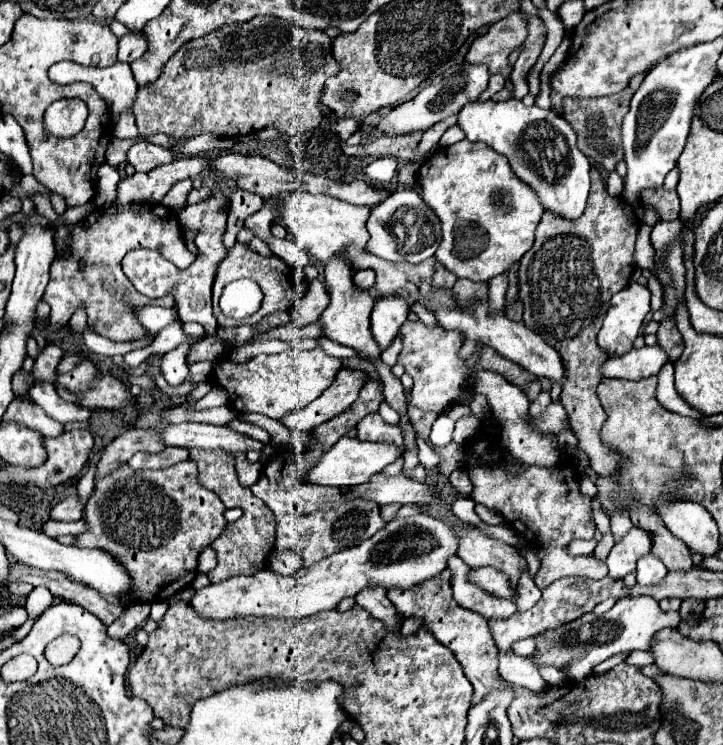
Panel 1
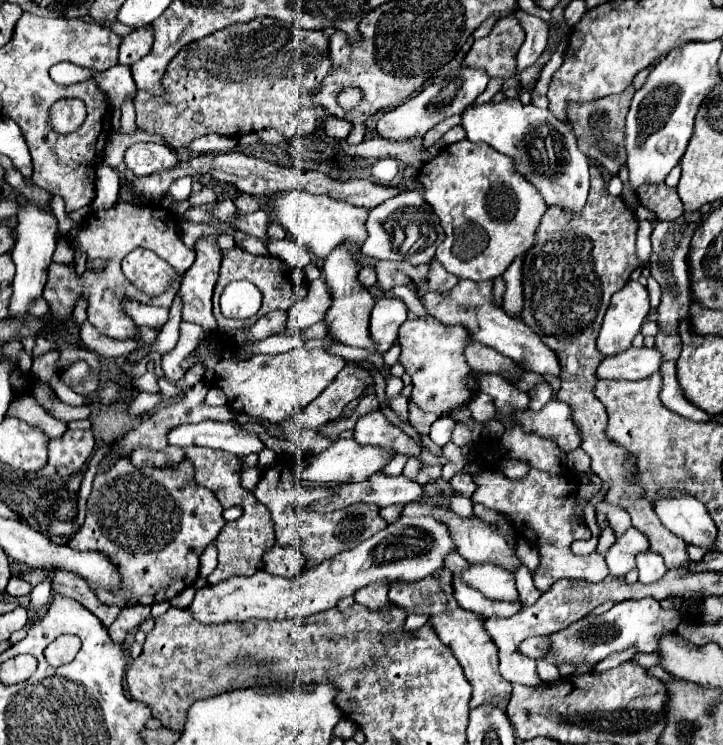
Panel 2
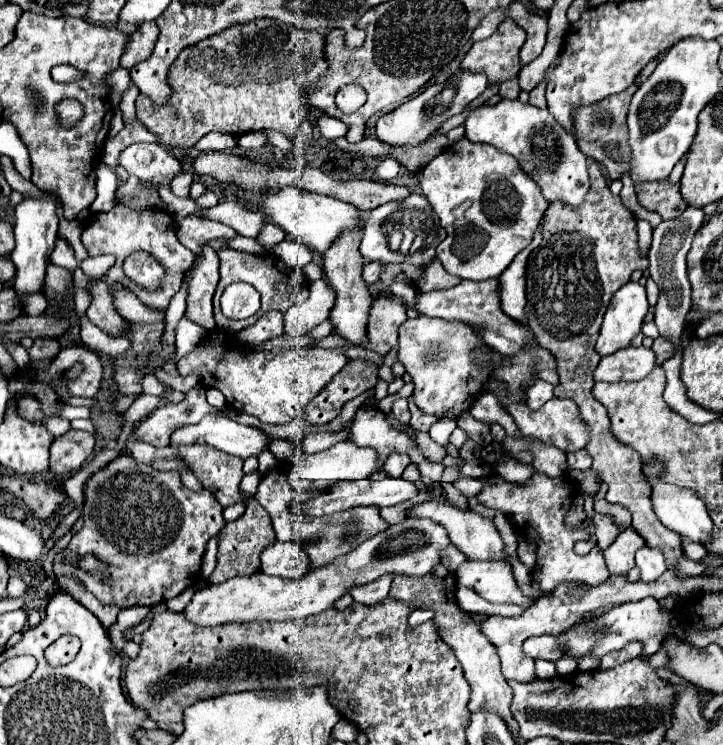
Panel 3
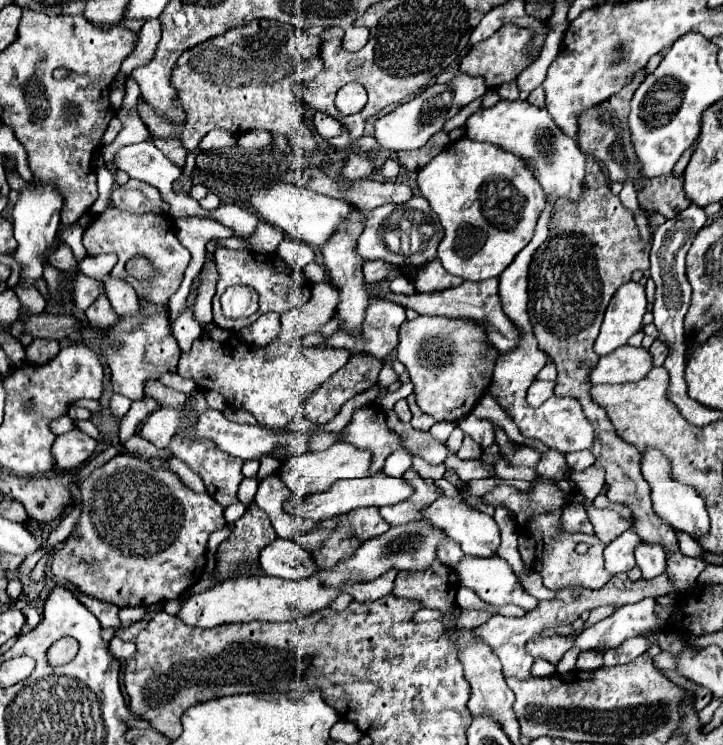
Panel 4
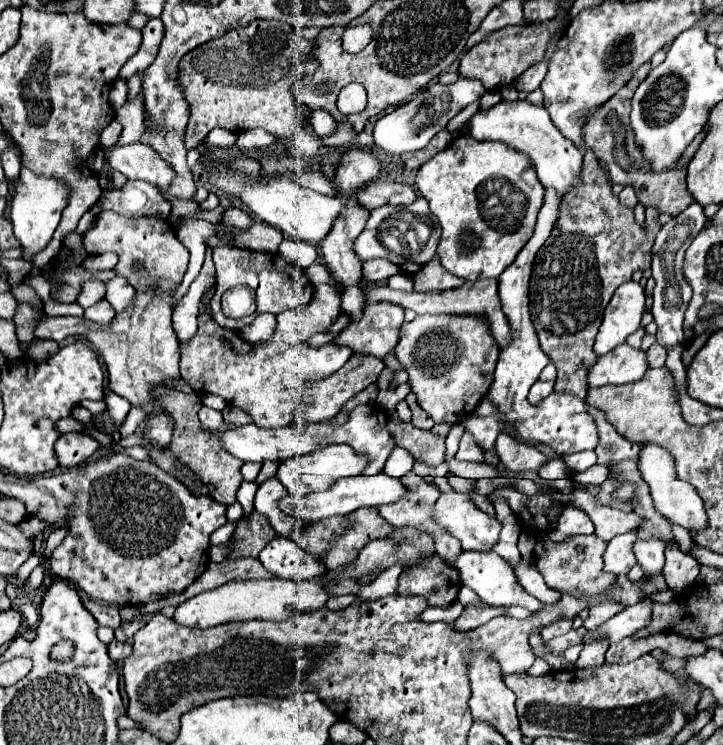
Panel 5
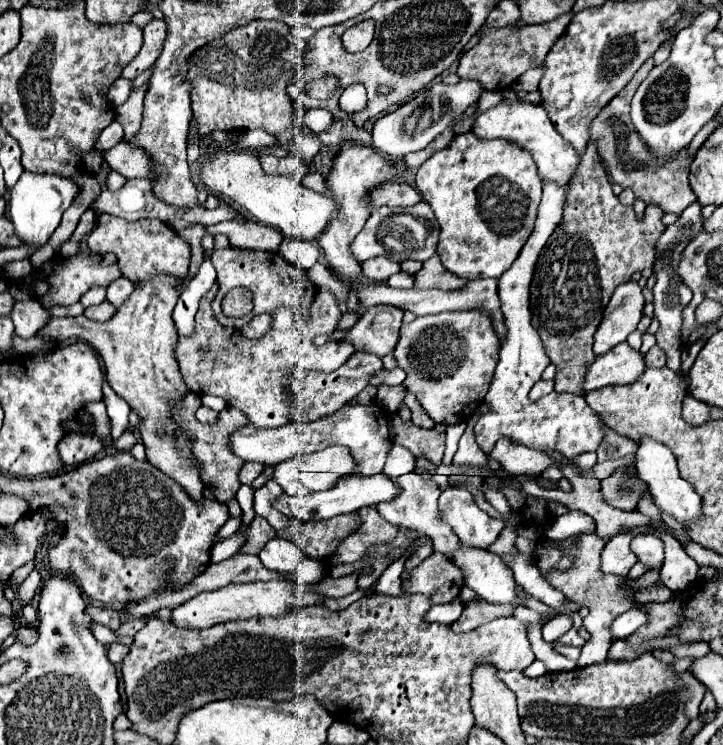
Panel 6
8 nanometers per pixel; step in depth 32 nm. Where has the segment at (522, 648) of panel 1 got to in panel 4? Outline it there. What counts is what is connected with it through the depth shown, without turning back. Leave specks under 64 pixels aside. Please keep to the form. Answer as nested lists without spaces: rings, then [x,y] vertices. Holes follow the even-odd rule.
[[[550,636],[550,638],[534,638],[526,644],[526,652],[532,654],[534,658],[544,658],[550,662],[558,662],[566,650],[572,648],[570,636]]]

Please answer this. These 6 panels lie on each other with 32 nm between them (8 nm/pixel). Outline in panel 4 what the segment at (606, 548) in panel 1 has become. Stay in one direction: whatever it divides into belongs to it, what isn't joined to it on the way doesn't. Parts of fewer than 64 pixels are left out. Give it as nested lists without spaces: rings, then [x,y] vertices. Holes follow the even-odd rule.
[[[594,506],[588,508],[588,516],[590,522],[594,524],[594,534],[598,540],[602,540],[602,544],[610,544],[612,538],[616,538],[620,532],[632,528],[632,518],[624,520],[620,518],[616,512],[612,510],[596,510]]]

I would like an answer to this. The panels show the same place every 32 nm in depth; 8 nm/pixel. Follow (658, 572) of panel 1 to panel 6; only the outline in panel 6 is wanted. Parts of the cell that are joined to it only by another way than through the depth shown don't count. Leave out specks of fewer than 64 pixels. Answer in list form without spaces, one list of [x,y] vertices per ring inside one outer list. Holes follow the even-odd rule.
[[[654,534],[636,536],[632,540],[632,552],[648,570],[658,570],[660,564],[664,564],[664,542]]]

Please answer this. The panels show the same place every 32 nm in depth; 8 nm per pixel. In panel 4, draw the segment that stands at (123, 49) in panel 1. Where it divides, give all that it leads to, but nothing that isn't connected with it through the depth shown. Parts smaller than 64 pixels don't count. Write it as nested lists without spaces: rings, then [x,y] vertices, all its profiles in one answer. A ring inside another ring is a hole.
[[[148,20],[144,22],[142,30],[136,34],[136,44],[132,48],[132,52],[124,58],[124,64],[122,64],[122,72],[126,76],[130,76],[130,72],[142,64],[148,64],[154,56],[154,50],[156,50],[156,44],[160,40],[160,22],[158,20]]]

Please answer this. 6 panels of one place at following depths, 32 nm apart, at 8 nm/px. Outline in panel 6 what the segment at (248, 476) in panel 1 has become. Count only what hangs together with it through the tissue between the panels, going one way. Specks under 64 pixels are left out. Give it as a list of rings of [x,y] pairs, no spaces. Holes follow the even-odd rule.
[[[242,484],[238,494],[236,494],[236,500],[242,508],[242,522],[244,524],[250,524],[250,520],[254,518],[254,512],[252,512],[252,500],[254,500],[254,490],[250,484]]]

